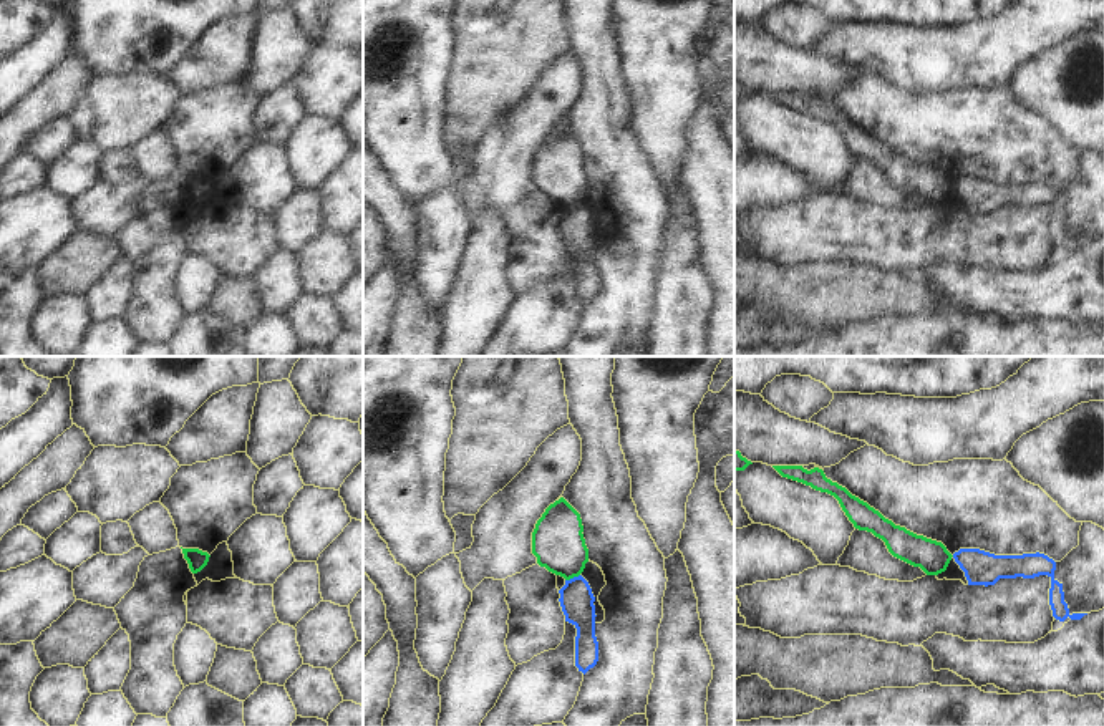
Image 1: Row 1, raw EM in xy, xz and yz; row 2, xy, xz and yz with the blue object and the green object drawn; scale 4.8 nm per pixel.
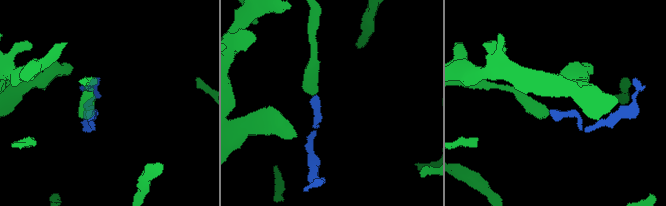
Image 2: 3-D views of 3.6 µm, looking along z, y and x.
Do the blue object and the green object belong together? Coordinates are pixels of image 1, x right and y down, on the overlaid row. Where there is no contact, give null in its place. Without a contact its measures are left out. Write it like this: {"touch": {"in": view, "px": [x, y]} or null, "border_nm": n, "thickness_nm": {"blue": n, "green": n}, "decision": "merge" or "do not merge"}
{"touch": {"in": "xz", "px": [574, 577]}, "border_nm": 80, "thickness_nm": {"blue": 160, "green": 260}, "decision": "do not merge"}

